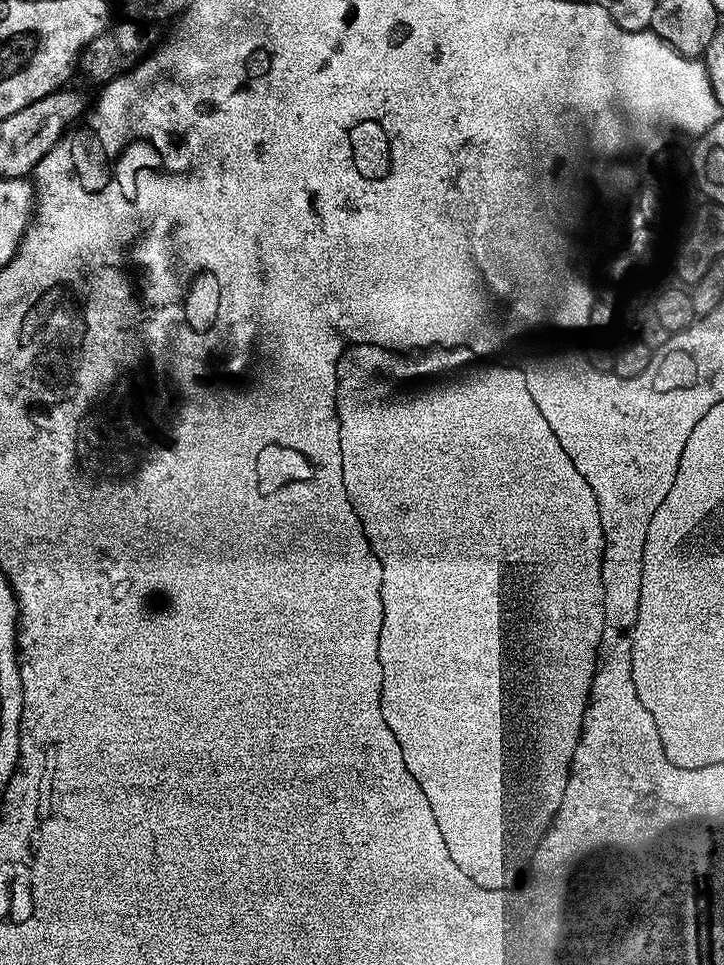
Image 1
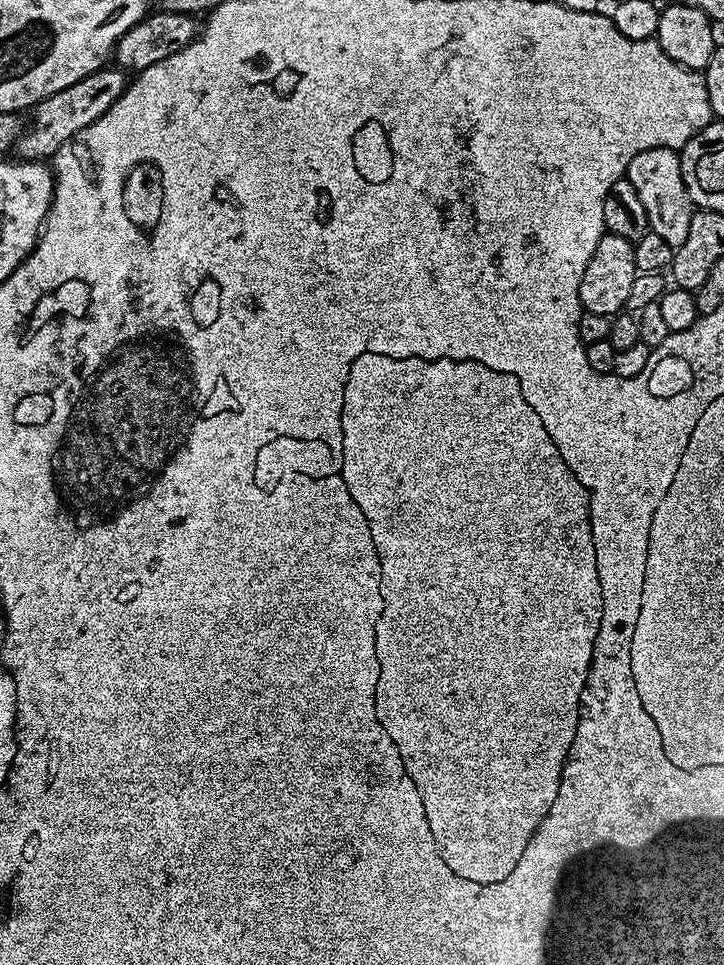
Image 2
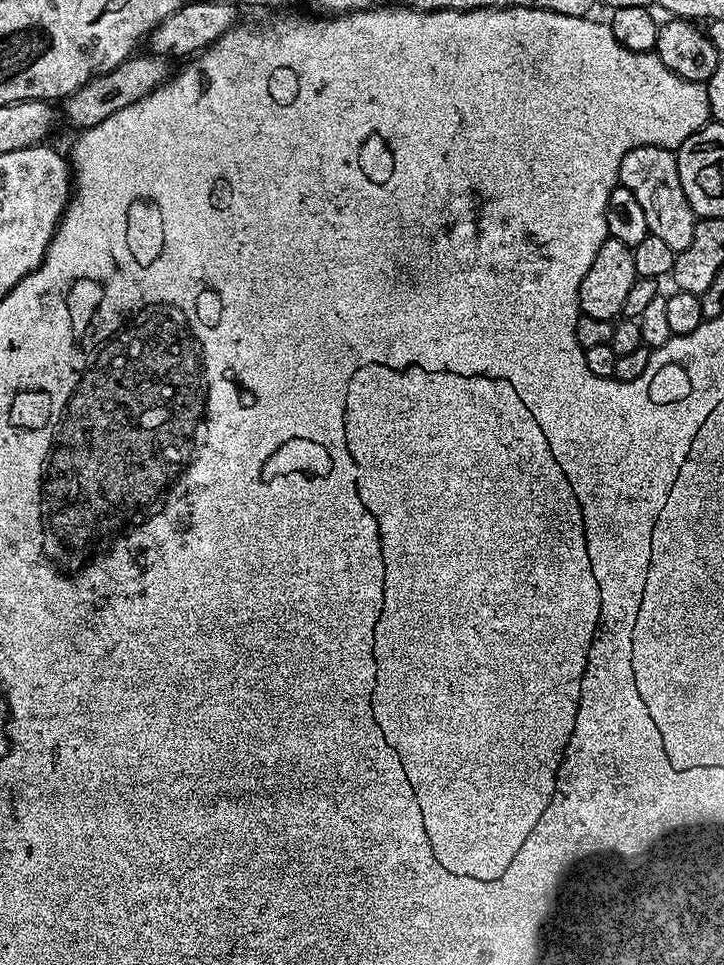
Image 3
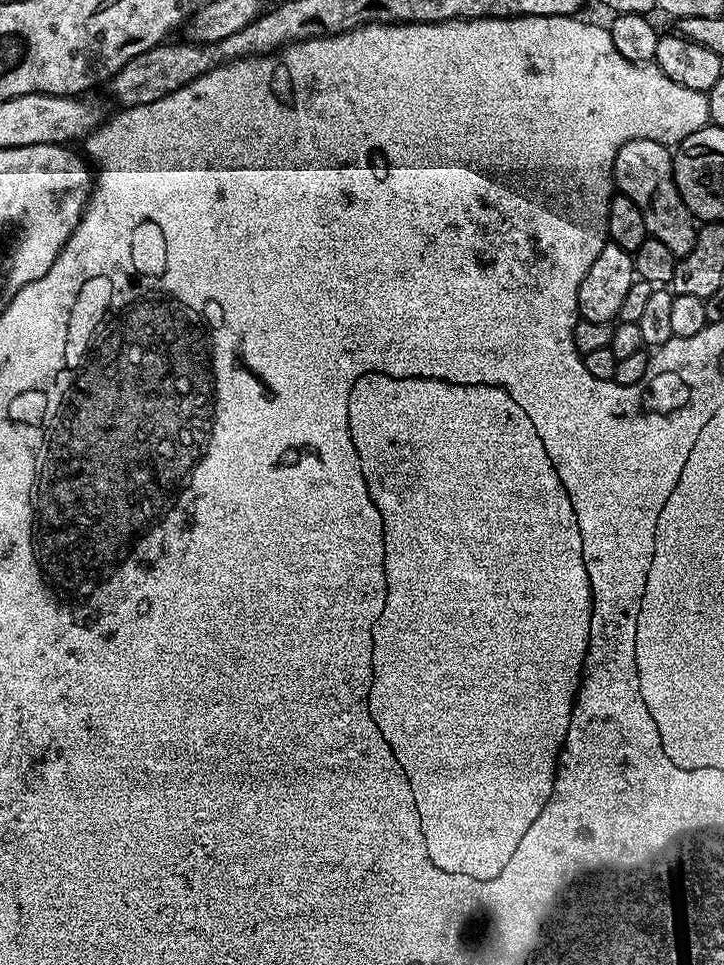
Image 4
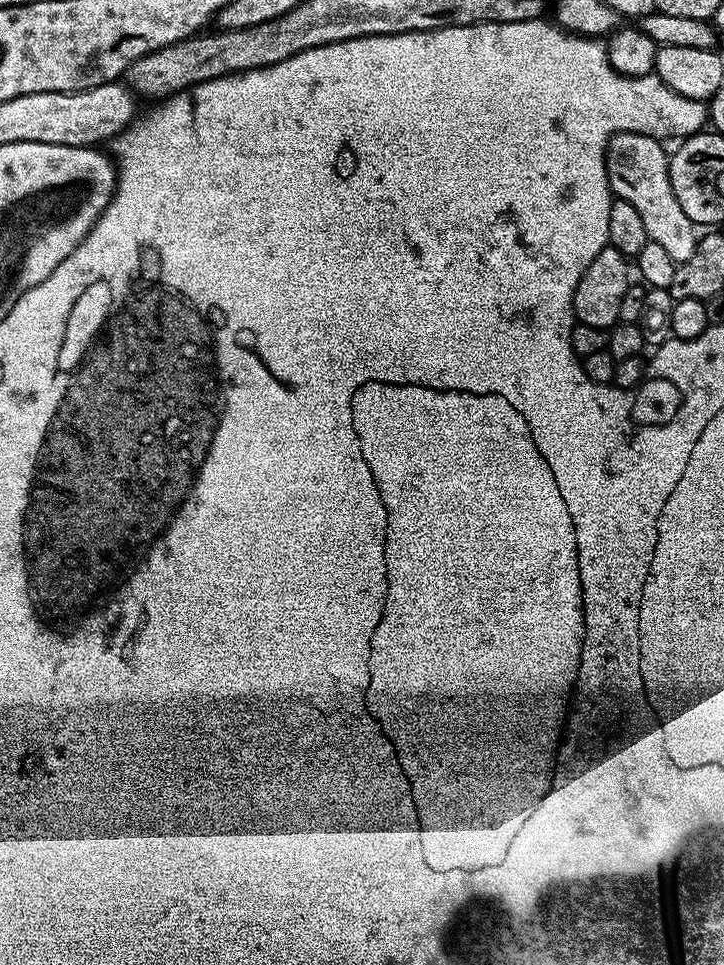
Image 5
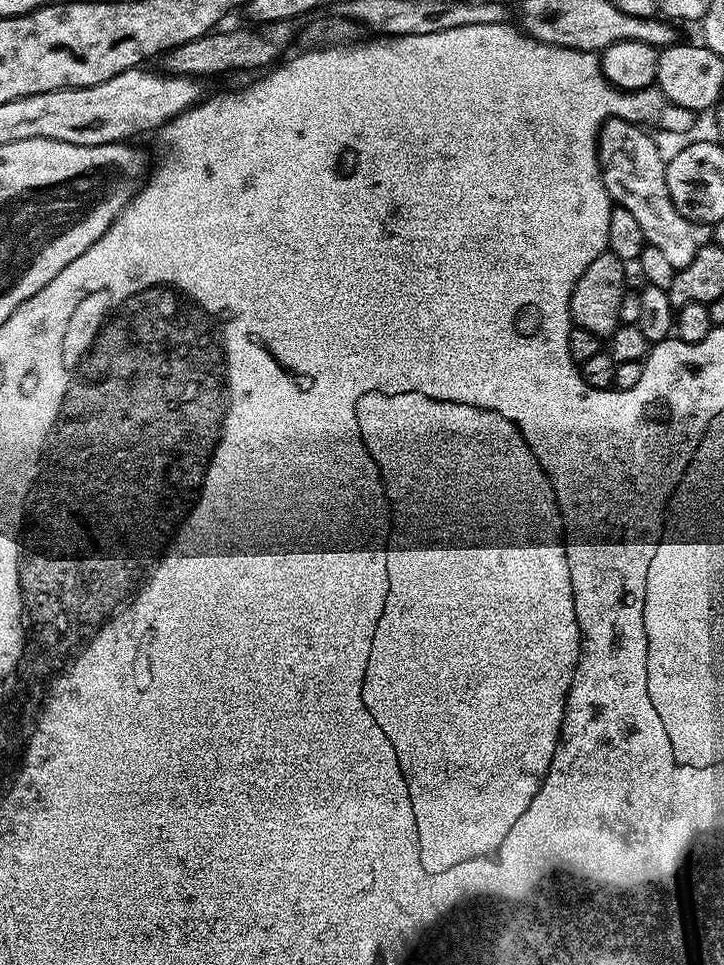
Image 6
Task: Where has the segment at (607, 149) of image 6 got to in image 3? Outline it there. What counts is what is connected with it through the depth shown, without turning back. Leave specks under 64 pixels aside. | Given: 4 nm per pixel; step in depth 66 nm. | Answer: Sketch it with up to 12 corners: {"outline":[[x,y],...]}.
{"outline":[[638,146],[619,183],[676,253],[698,219],[673,149]]}

